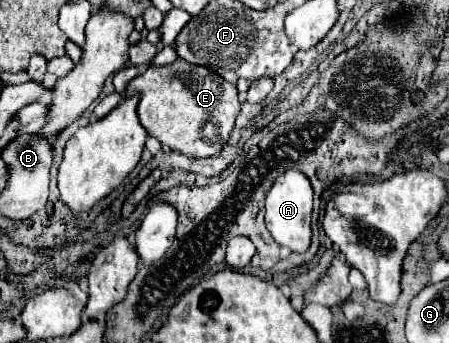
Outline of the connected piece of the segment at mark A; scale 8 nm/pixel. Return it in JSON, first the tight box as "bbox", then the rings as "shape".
{"bbox":[265,171,313,253],"shape":[[[287,171],[275,181],[265,199],[265,225],[271,237],[295,253],[305,253],[311,245],[311,213],[313,213],[313,187],[301,171]]]}

